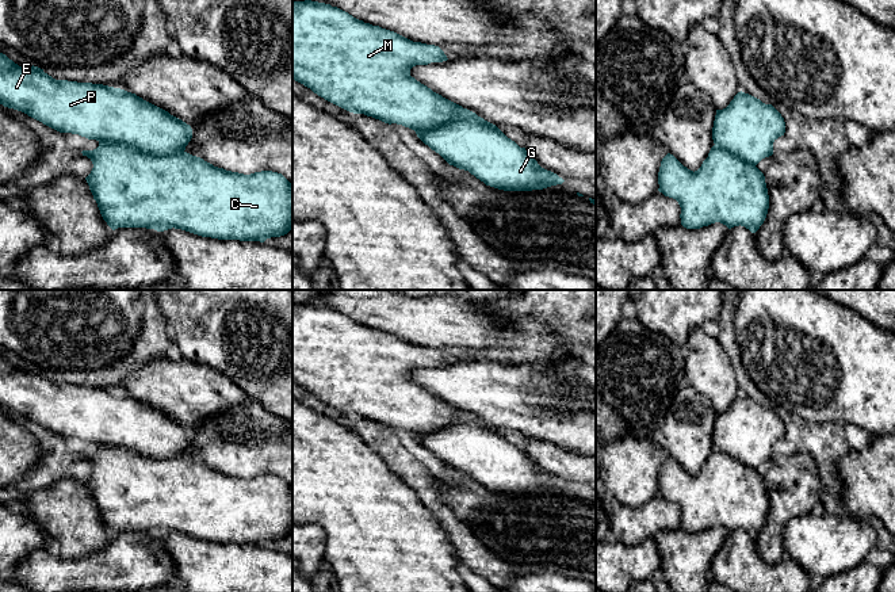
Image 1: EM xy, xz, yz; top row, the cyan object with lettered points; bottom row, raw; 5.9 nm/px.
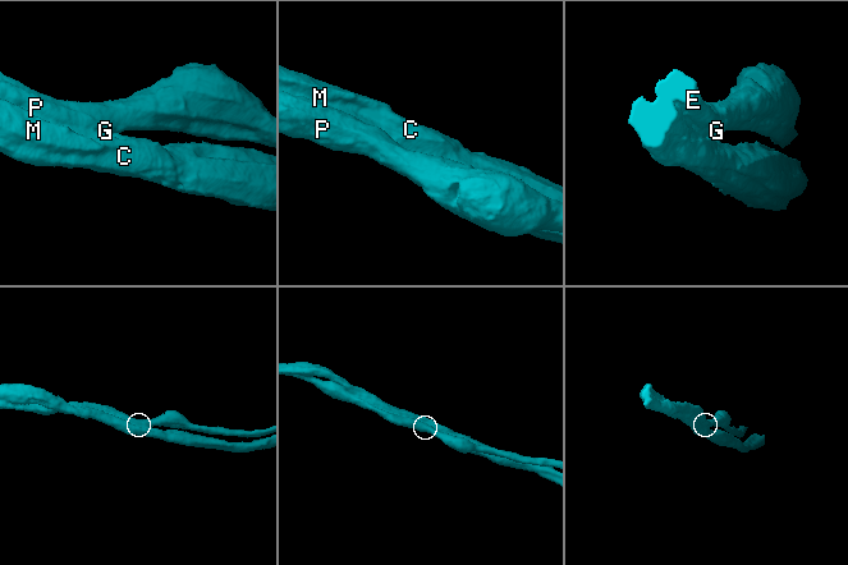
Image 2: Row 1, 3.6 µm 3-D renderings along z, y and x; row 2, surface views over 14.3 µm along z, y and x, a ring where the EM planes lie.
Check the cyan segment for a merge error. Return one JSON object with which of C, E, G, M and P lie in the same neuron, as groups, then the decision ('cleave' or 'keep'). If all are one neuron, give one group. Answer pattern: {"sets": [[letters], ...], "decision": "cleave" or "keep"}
{"sets": [["C", "M"], ["E", "G", "P"]], "decision": "cleave"}

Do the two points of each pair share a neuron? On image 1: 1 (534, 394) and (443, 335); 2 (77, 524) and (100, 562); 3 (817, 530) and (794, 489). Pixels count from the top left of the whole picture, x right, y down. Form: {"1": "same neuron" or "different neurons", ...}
{"1": "different neurons", "2": "different neurons", "3": "different neurons"}

